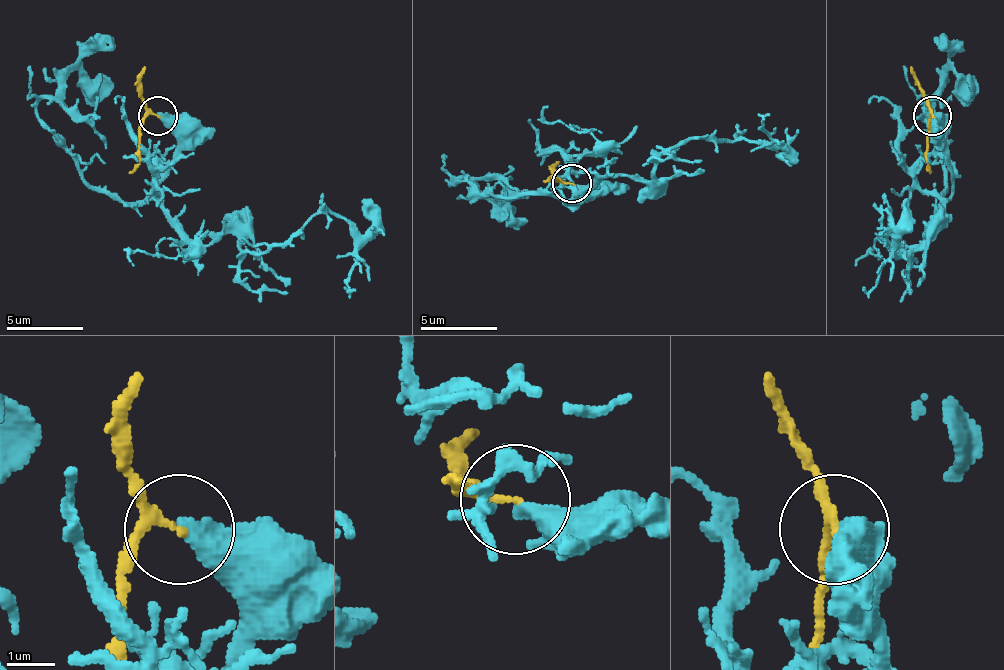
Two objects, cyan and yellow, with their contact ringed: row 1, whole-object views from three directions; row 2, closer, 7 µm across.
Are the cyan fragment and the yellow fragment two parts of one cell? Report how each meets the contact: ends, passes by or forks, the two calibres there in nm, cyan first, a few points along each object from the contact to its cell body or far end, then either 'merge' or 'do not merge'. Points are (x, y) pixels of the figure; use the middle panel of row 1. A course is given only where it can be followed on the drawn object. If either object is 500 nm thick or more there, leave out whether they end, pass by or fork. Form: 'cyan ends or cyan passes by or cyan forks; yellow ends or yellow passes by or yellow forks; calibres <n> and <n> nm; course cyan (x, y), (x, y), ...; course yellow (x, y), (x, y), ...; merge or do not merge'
cyan passes by; yellow passes by; calibres 300 and 150 nm; course cyan (572, 184), (584, 203), (569, 203), (607, 176), (645, 180), (703, 138), (768, 142), (765, 118); course yellow (572, 184), (553, 176), (542, 180); merge

